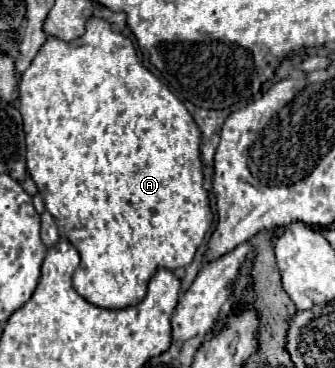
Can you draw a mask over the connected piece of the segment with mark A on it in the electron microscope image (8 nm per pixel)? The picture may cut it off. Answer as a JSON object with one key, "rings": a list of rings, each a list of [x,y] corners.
{"rings":[[[92,17],[86,23],[86,33],[74,41],[58,41],[56,37],[48,39],[38,55],[32,59],[30,67],[22,73],[20,81],[20,113],[24,119],[24,133],[26,133],[26,165],[28,173],[34,179],[38,193],[44,199],[46,211],[52,213],[56,219],[58,231],[64,239],[68,239],[80,253],[80,267],[74,273],[74,289],[92,305],[102,309],[126,309],[138,305],[146,297],[146,287],[152,275],[158,269],[174,271],[178,267],[190,265],[196,255],[198,245],[202,243],[206,231],[212,225],[212,209],[210,197],[204,189],[204,171],[200,161],[200,129],[188,109],[172,93],[170,89],[160,83],[136,57],[136,49],[132,41],[120,33],[108,29],[104,19]]]}

